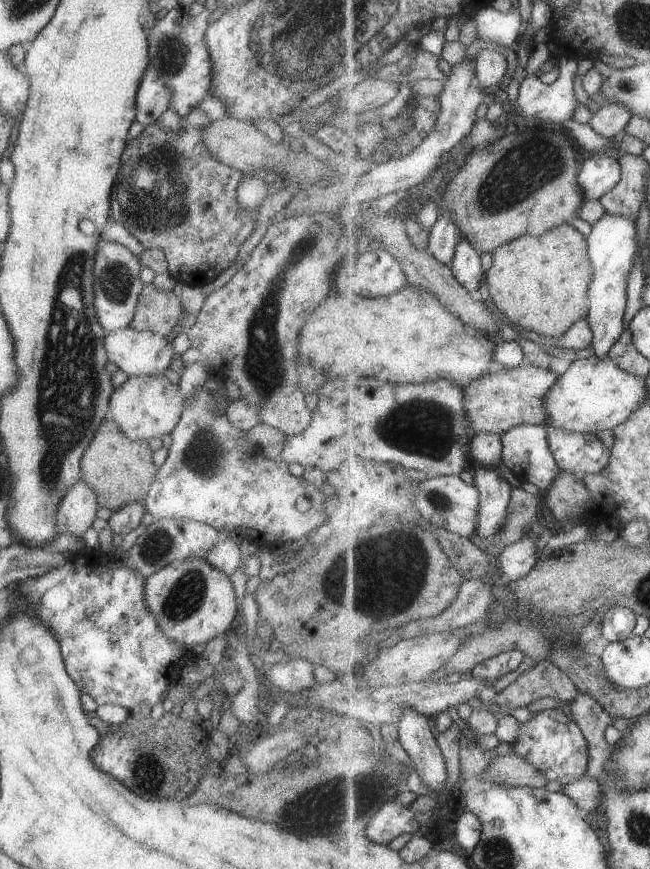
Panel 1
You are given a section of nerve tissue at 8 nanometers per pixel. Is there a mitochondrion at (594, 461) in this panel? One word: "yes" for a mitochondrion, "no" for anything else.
no

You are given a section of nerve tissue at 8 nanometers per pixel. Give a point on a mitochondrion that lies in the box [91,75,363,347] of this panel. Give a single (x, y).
(155, 192)

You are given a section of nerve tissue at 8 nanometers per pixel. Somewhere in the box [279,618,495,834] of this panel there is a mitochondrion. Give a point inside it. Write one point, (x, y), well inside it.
(363, 796)

